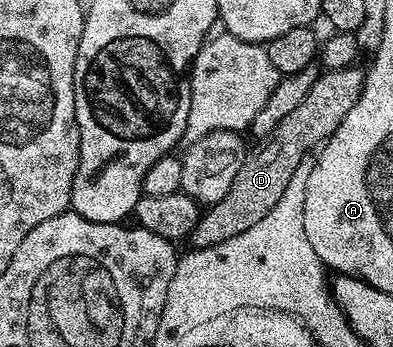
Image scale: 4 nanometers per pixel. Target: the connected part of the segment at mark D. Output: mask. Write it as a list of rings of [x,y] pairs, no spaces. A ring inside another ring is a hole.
[[[360,66],[321,71],[318,82],[310,86],[310,94],[298,102],[297,108],[286,114],[276,129],[257,143],[260,144],[257,148],[249,147],[245,151],[242,166],[238,166],[238,174],[234,174],[230,190],[226,190],[226,198],[211,205],[192,231],[191,247],[213,248],[218,246],[218,242],[226,242],[226,238],[234,238],[234,234],[242,234],[261,218],[266,218],[266,214],[270,214],[270,210],[274,210],[274,205],[282,199],[290,177],[294,175],[294,170],[298,170],[298,162],[309,155],[308,148],[319,149],[334,134],[334,130],[338,130],[342,118],[354,110],[354,102],[358,102],[364,89],[365,75],[365,69],[360,69]]]

